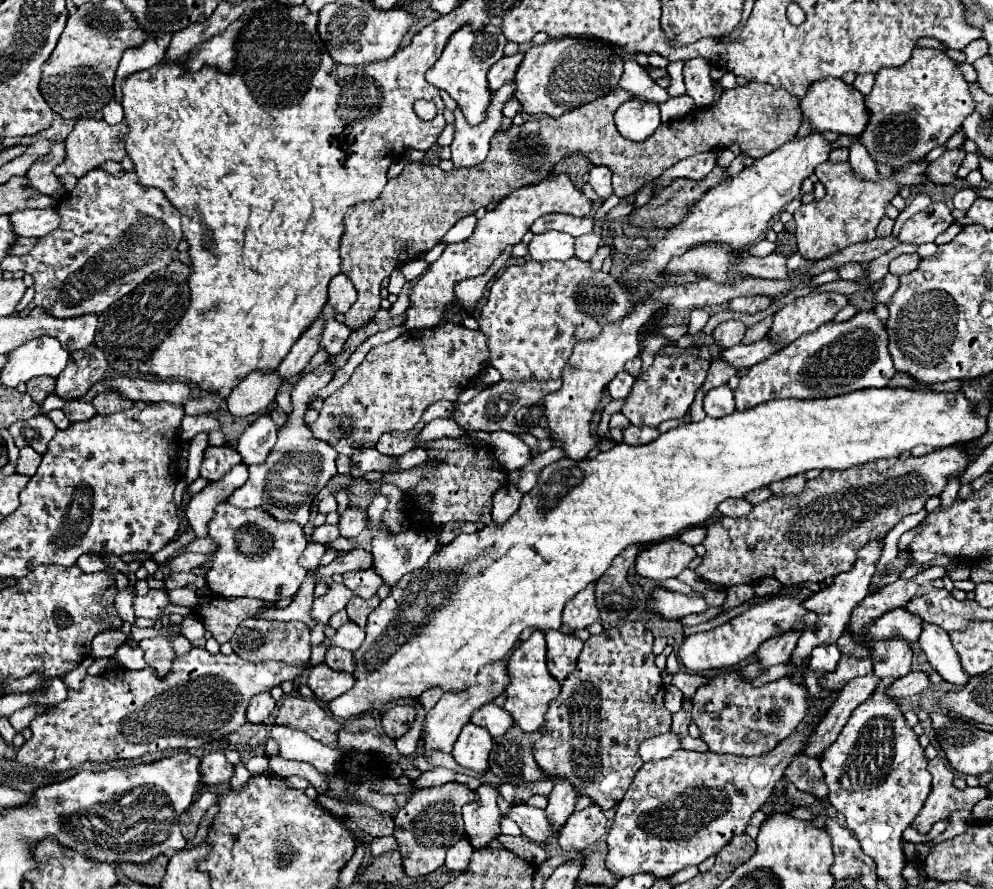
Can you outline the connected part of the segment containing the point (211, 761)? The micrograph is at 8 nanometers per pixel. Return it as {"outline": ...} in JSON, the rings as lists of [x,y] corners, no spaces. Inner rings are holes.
{"outline":[[[210,752],[208,756],[202,758],[200,772],[202,772],[202,782],[204,784],[216,786],[216,784],[232,780],[234,766],[226,760],[226,756],[222,752]]]}

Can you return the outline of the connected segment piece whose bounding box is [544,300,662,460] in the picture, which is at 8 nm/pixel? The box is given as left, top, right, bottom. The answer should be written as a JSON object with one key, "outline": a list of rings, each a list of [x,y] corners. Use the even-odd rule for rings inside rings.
{"outline":[[[644,300],[636,306],[632,314],[622,318],[616,324],[604,326],[604,332],[596,340],[578,342],[576,350],[570,356],[570,362],[562,374],[562,388],[558,392],[548,394],[544,398],[546,416],[548,416],[548,428],[552,432],[552,438],[558,440],[558,446],[566,450],[570,458],[582,460],[588,456],[588,452],[596,446],[598,440],[590,434],[590,420],[596,404],[600,402],[602,390],[608,386],[608,382],[624,370],[624,364],[628,360],[634,360],[640,354],[640,342],[638,342],[638,330],[648,322],[648,318],[660,308],[660,302]]]}

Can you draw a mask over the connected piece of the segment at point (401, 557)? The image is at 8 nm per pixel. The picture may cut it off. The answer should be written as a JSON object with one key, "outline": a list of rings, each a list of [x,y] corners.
{"outline":[[[376,496],[370,506],[368,506],[368,516],[370,516],[370,534],[372,534],[372,556],[374,556],[374,568],[376,572],[382,576],[382,580],[388,584],[388,586],[394,586],[404,574],[424,566],[430,556],[438,550],[440,542],[436,538],[436,532],[434,530],[428,530],[428,532],[408,532],[408,534],[400,534],[400,536],[390,536],[384,528],[382,528],[382,514],[388,506],[388,498],[386,496]]]}

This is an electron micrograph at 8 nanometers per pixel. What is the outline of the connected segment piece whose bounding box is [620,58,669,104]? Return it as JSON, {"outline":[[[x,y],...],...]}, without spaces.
{"outline":[[[634,58],[626,60],[626,64],[624,64],[624,74],[620,78],[620,88],[630,92],[632,98],[636,98],[640,102],[662,104],[669,99],[668,90],[658,86]]]}

